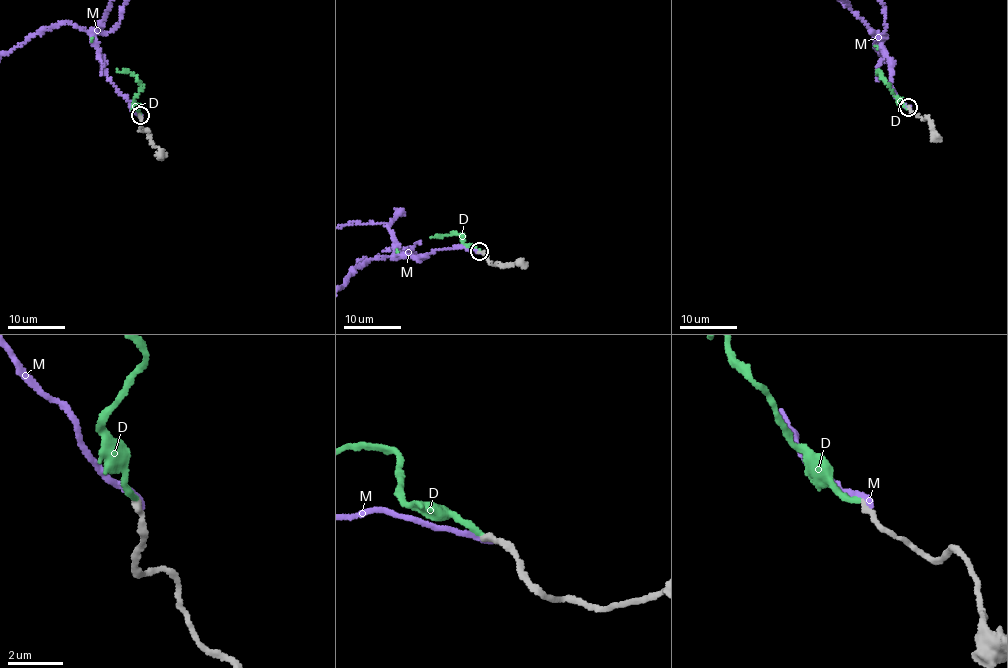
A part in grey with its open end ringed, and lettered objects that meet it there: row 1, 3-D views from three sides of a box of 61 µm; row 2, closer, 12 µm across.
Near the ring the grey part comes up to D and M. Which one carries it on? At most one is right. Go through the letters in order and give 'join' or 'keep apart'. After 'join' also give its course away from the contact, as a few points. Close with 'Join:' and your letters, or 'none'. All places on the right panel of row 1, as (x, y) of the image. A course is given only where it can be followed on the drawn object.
D: join | via (908, 108), (895, 95), (881, 73), (877, 72), (875, 46)
M: keep apart
Join: D

